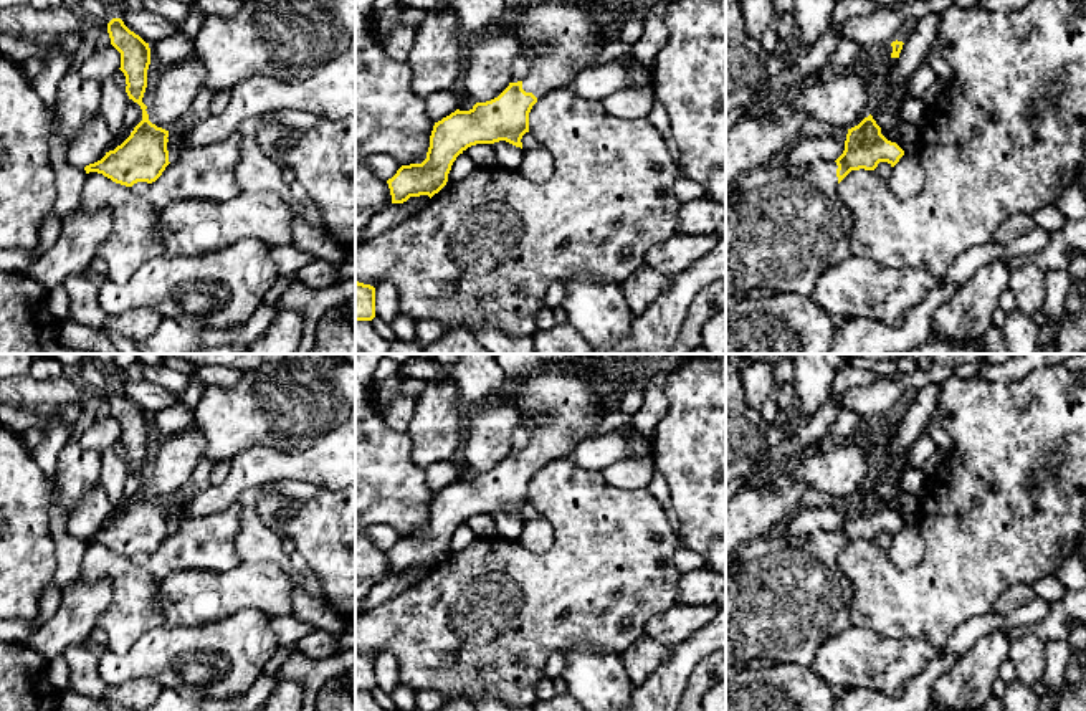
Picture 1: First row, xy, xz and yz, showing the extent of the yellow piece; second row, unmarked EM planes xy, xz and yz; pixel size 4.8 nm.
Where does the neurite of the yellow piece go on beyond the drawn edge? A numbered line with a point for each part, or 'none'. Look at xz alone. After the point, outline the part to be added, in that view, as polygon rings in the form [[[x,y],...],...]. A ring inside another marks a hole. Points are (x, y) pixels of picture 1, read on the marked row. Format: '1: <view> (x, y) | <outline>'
1: xz (566, 37) | [[[542,0],[522,10],[509,10],[498,31],[519,40],[524,55],[534,60],[536,68],[522,78],[522,89],[537,99],[567,88],[583,69],[593,68],[593,61],[607,41],[605,28],[590,10],[565,0]]]

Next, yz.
1: yz (782, 230) | [[[779,159],[742,175],[726,195],[726,313],[750,296],[780,293],[812,296],[820,276],[851,256],[855,218],[836,195],[836,169],[835,160],[817,160],[810,175],[793,175]]]

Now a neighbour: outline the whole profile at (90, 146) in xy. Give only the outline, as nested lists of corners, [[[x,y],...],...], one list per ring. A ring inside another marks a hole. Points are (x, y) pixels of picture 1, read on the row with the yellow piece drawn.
[[[98,112],[68,144],[66,160],[76,169],[94,164],[106,155],[112,137],[106,121]]]

